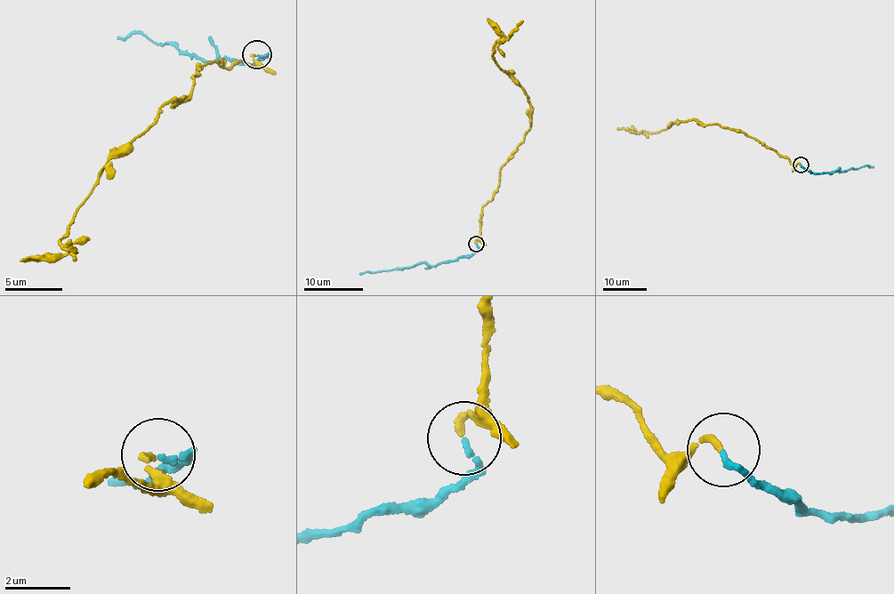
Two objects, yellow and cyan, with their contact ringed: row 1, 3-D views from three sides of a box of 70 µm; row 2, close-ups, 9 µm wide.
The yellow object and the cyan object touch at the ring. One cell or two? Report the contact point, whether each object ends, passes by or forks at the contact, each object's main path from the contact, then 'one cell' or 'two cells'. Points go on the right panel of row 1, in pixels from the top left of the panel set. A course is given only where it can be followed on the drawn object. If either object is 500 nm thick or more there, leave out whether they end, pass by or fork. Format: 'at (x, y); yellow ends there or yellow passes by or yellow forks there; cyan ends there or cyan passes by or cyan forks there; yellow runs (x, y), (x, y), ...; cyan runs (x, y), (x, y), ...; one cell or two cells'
at (801, 164); yellow ends there; cyan ends there; yellow runs (800, 164), (791, 164), (787, 158), (742, 132), (693, 119), (673, 124), (656, 132), (635, 133), (632, 126); cyan runs (800, 164), (817, 174), (865, 165), (873, 167); one cell

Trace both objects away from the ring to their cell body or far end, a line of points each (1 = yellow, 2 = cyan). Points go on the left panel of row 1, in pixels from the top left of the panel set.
1: (257, 54), (253, 68), (197, 68), (193, 84), (104, 166), (59, 240), (72, 252), (20, 261)
2: (257, 54), (266, 55), (246, 65), (227, 58), (187, 55), (140, 34), (116, 39)

